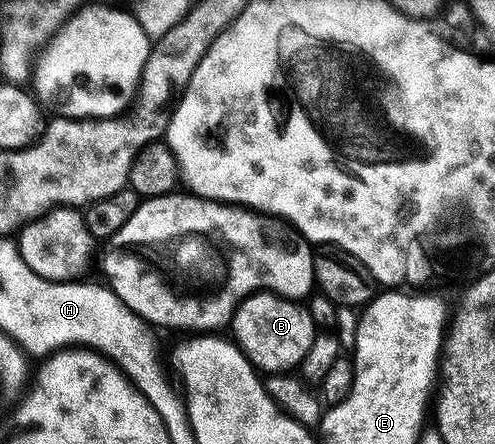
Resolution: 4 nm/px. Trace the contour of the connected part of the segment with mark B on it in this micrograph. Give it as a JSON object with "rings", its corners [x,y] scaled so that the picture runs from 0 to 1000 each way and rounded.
{"rings":[[[535,655],[485,680],[473,703],[471,741],[471,766],[489,797],[537,845],[600,833],[638,757],[634,721],[616,685]]]}

